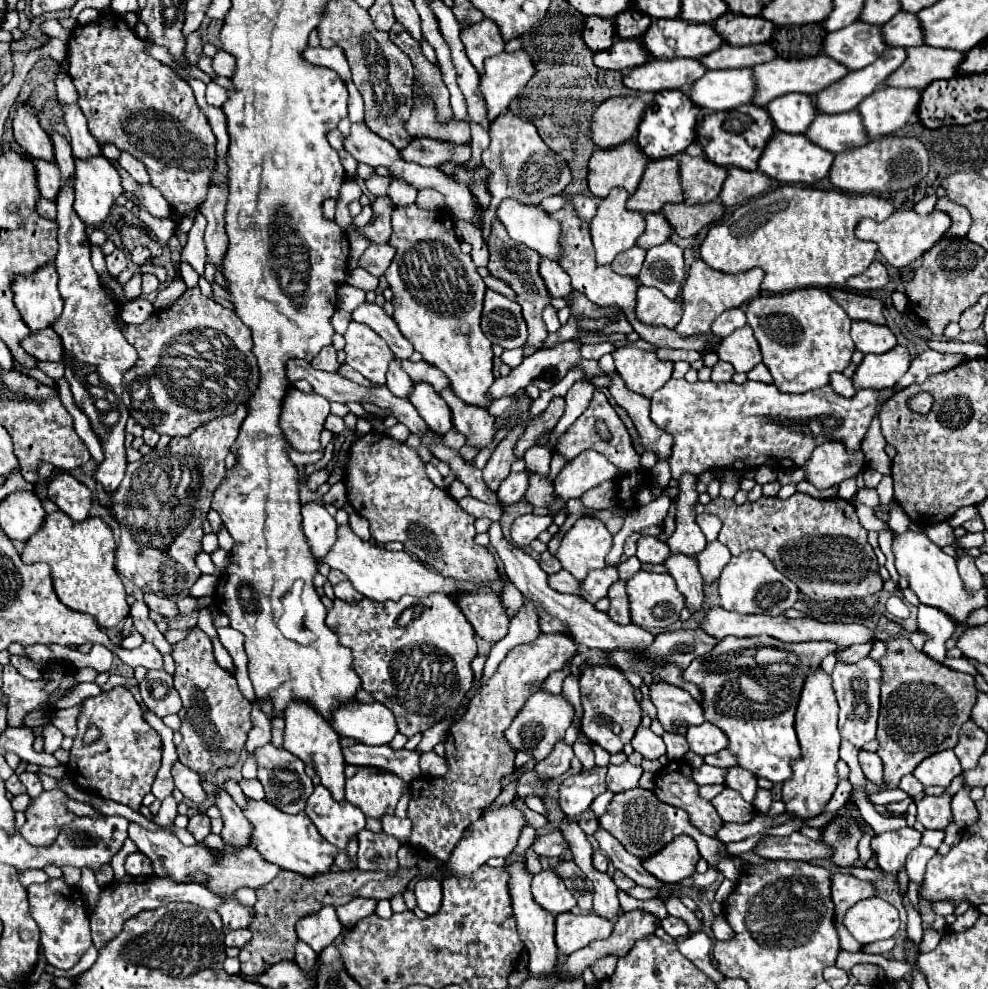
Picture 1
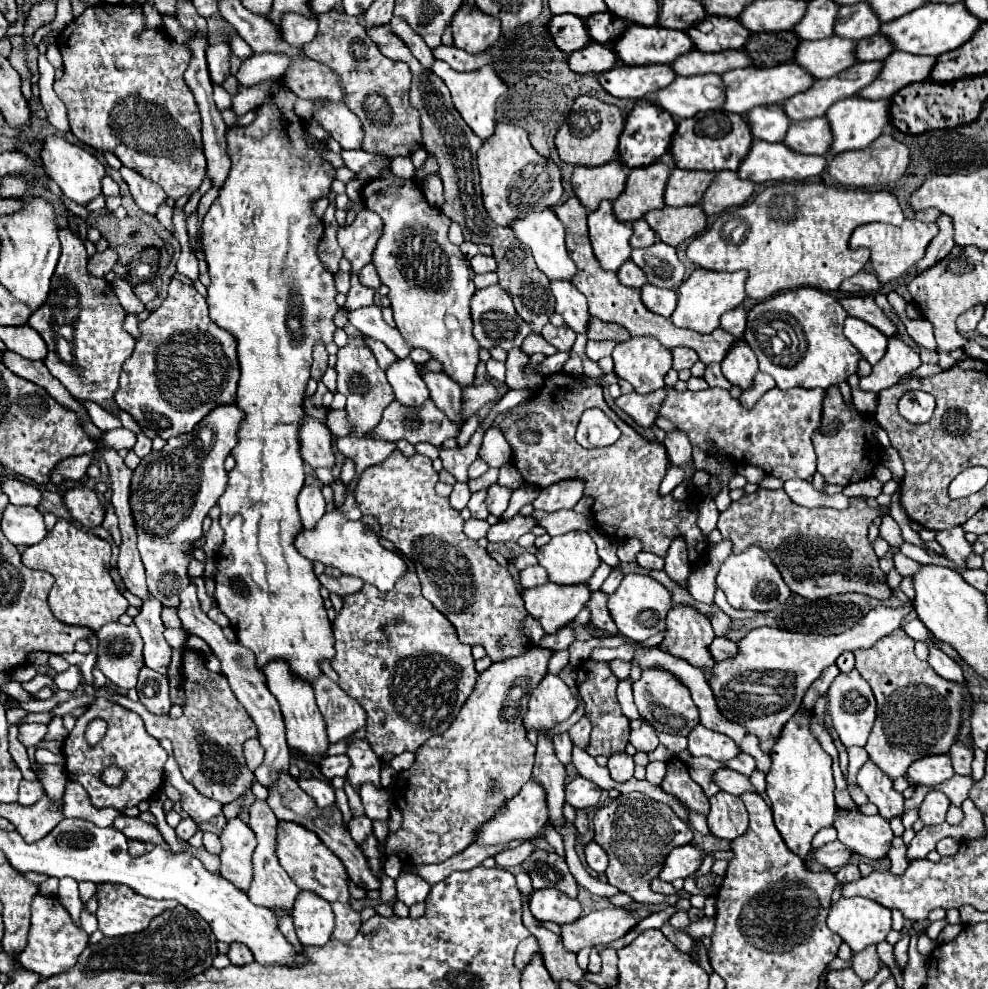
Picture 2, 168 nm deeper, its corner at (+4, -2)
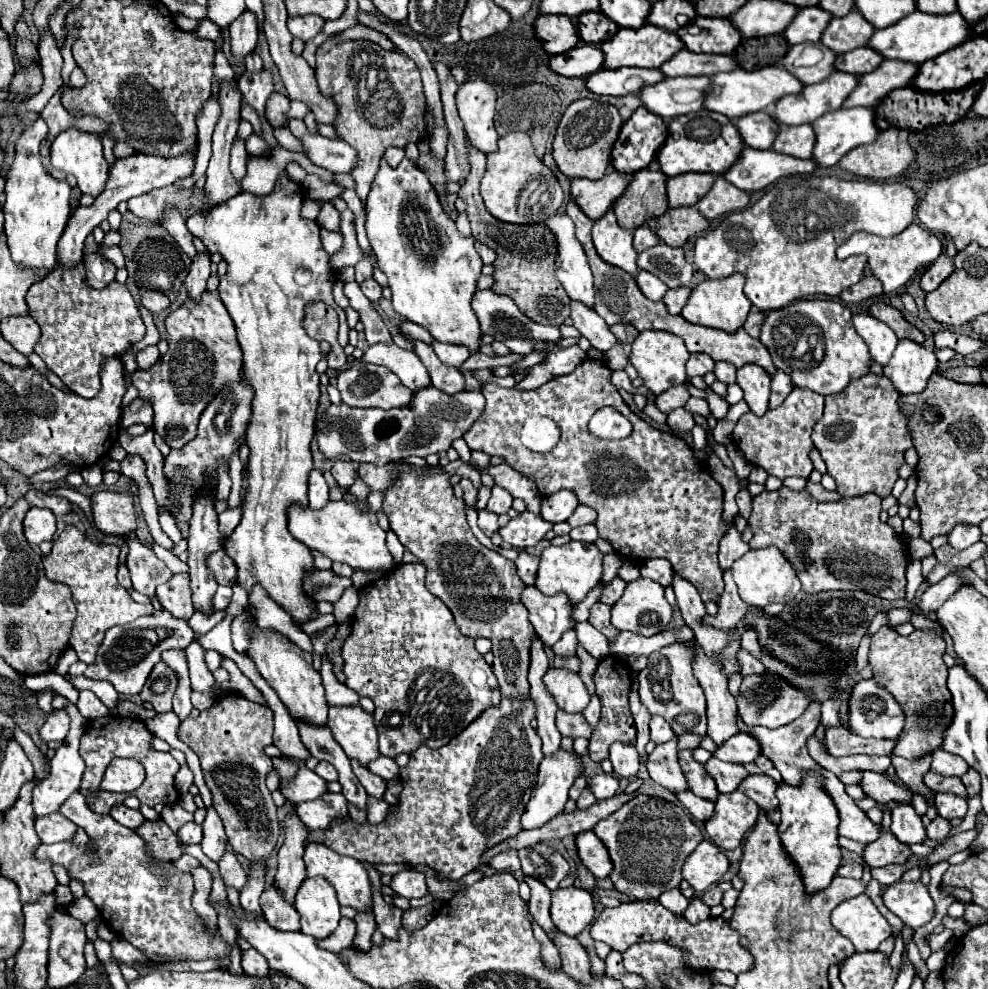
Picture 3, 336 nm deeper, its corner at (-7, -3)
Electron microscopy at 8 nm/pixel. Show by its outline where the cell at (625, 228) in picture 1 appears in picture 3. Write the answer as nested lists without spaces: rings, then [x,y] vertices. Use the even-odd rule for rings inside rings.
[[[611,210],[593,224],[593,244],[601,260],[605,260],[607,264],[625,270],[631,276],[639,274],[635,262],[637,252],[633,248],[633,232],[621,230]]]

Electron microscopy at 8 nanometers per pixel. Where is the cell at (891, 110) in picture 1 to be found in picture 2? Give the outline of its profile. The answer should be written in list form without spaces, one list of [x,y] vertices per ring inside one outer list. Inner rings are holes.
[[[854,95],[854,99],[842,99],[830,107],[826,113],[832,125],[832,149],[830,153],[842,153],[850,149],[864,149],[868,147],[876,137],[884,133],[884,129],[890,125],[890,101],[888,99],[864,99]]]

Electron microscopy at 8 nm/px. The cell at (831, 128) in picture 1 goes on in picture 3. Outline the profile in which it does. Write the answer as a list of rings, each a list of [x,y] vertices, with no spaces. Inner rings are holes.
[[[805,124],[797,128],[779,128],[777,138],[773,142],[773,150],[795,158],[811,158],[813,144],[815,144],[815,132],[809,124]]]

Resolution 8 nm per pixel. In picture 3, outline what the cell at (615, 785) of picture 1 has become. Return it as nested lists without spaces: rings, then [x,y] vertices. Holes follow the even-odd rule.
[[[613,744],[613,748],[609,750],[609,760],[613,762],[613,772],[617,776],[629,778],[635,776],[639,770],[639,754],[633,744]]]

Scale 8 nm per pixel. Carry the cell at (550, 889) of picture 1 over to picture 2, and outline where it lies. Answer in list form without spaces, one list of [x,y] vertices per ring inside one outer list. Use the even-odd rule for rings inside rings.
[[[538,889],[530,895],[530,911],[538,921],[574,923],[580,917],[580,903],[566,897],[558,889]]]

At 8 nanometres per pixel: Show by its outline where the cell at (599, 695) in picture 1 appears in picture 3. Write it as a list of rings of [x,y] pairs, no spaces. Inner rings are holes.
[[[607,656],[607,658],[599,660],[597,670],[593,672],[593,682],[595,682],[595,690],[601,698],[601,720],[589,738],[589,756],[591,756],[591,760],[601,762],[609,756],[609,746],[613,742],[631,744],[635,740],[635,722],[629,712],[629,690],[631,690],[629,668],[625,664],[621,664],[615,656]]]

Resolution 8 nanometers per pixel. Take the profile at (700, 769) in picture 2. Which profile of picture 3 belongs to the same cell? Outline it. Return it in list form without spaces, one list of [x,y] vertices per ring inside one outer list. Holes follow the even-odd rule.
[[[711,756],[705,762],[705,768],[711,774],[711,778],[717,782],[719,794],[729,794],[729,792],[737,790],[741,780],[747,776],[747,770],[741,764],[731,764],[731,762],[715,760],[715,756]]]

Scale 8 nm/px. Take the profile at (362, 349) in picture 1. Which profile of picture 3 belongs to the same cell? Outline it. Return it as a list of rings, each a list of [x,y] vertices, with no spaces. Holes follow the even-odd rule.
[[[357,364],[339,374],[337,390],[341,402],[355,408],[397,408],[409,404],[413,392],[385,366]]]

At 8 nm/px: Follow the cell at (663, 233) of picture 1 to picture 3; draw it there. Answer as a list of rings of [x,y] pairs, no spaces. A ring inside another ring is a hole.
[[[639,226],[635,232],[633,232],[633,248],[637,252],[643,252],[647,248],[653,248],[659,244],[659,238],[653,230],[649,230],[647,226]]]

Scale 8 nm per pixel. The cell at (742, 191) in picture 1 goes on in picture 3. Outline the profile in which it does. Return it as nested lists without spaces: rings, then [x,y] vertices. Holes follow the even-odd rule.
[[[717,176],[713,188],[695,204],[695,208],[707,218],[715,220],[727,212],[743,210],[749,204],[749,194],[735,188],[731,182]]]

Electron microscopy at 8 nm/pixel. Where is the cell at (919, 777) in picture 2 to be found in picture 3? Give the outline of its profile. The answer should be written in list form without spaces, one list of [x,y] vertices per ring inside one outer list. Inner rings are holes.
[[[939,748],[937,752],[933,752],[931,768],[943,776],[963,776],[969,770],[969,764],[959,756],[953,756]]]

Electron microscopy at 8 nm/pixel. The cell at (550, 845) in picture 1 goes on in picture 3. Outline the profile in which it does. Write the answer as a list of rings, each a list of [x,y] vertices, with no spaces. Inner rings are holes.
[[[499,852],[497,856],[493,856],[493,860],[489,860],[489,868],[493,868],[495,872],[515,872],[521,868],[517,852]]]

